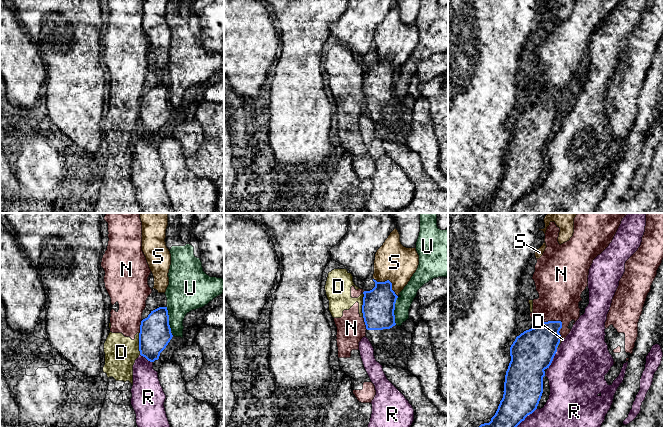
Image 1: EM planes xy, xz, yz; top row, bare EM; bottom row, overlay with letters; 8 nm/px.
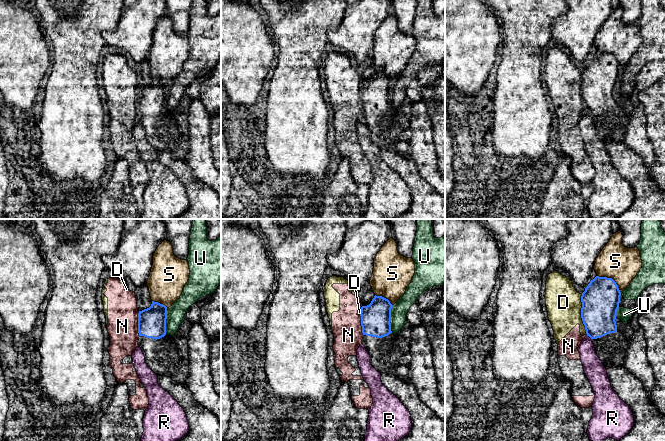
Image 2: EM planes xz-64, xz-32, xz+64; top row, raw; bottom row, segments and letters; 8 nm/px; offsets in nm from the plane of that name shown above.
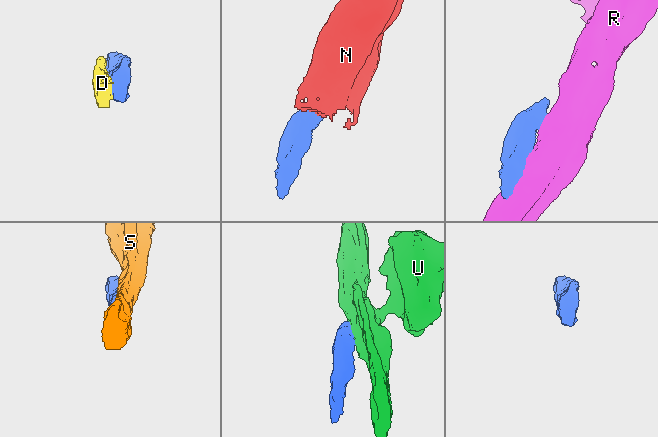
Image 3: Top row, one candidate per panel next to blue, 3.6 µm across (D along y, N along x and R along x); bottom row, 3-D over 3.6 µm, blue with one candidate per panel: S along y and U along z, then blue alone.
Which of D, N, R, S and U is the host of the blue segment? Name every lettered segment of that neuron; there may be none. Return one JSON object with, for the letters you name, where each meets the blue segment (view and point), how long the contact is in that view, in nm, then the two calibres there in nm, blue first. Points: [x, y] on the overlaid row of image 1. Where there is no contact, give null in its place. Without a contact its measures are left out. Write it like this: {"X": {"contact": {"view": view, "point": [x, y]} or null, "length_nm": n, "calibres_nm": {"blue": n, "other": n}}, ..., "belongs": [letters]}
{"belongs": []}

